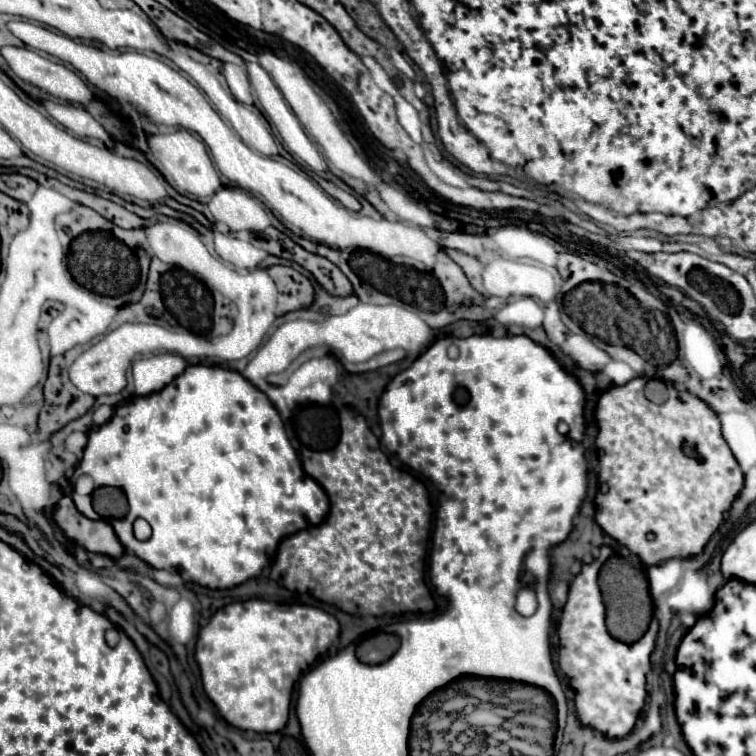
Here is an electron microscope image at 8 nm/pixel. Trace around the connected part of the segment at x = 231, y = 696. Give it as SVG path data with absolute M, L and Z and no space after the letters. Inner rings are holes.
M265 600L227 604L199 630L195 644L205 694L239 730L261 734L281 730L289 716L293 684L339 636L339 622L325 610L301 604L289 606L287 612L273 612L273 608Z

